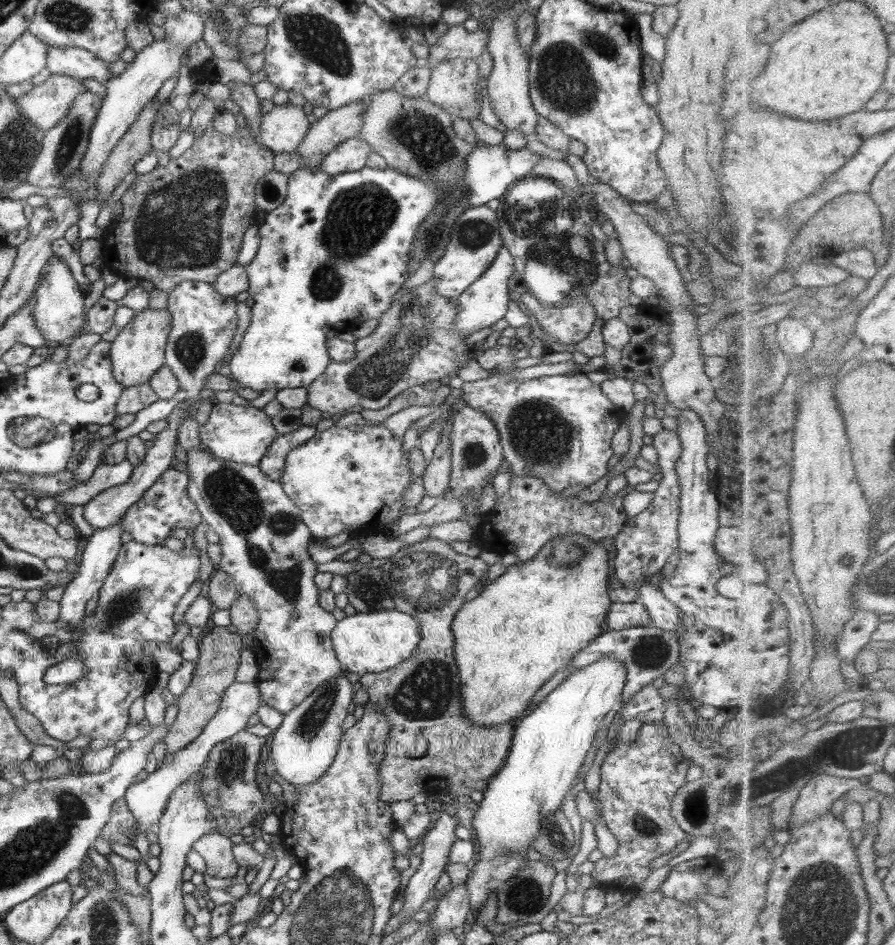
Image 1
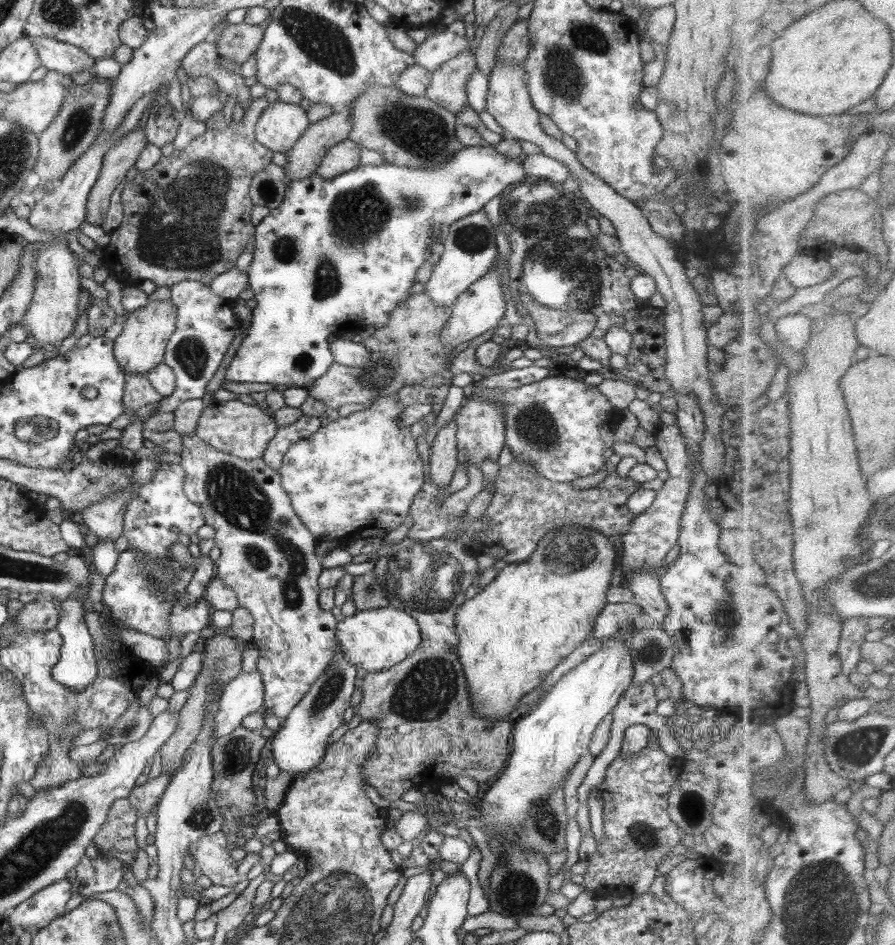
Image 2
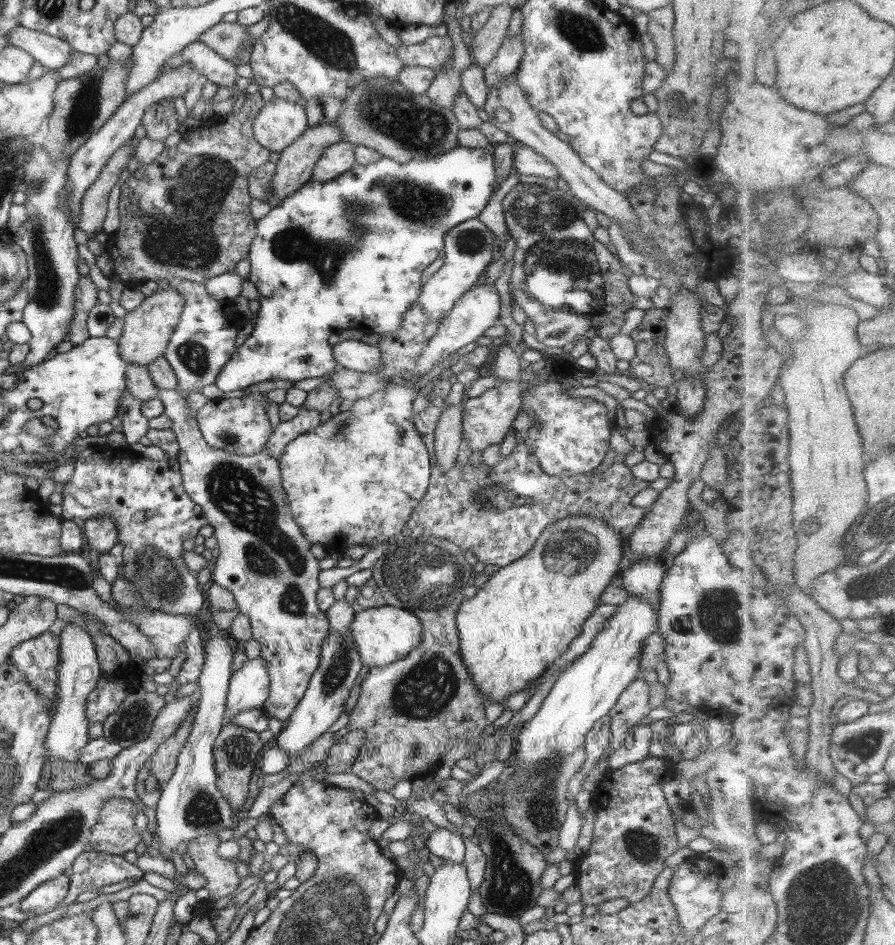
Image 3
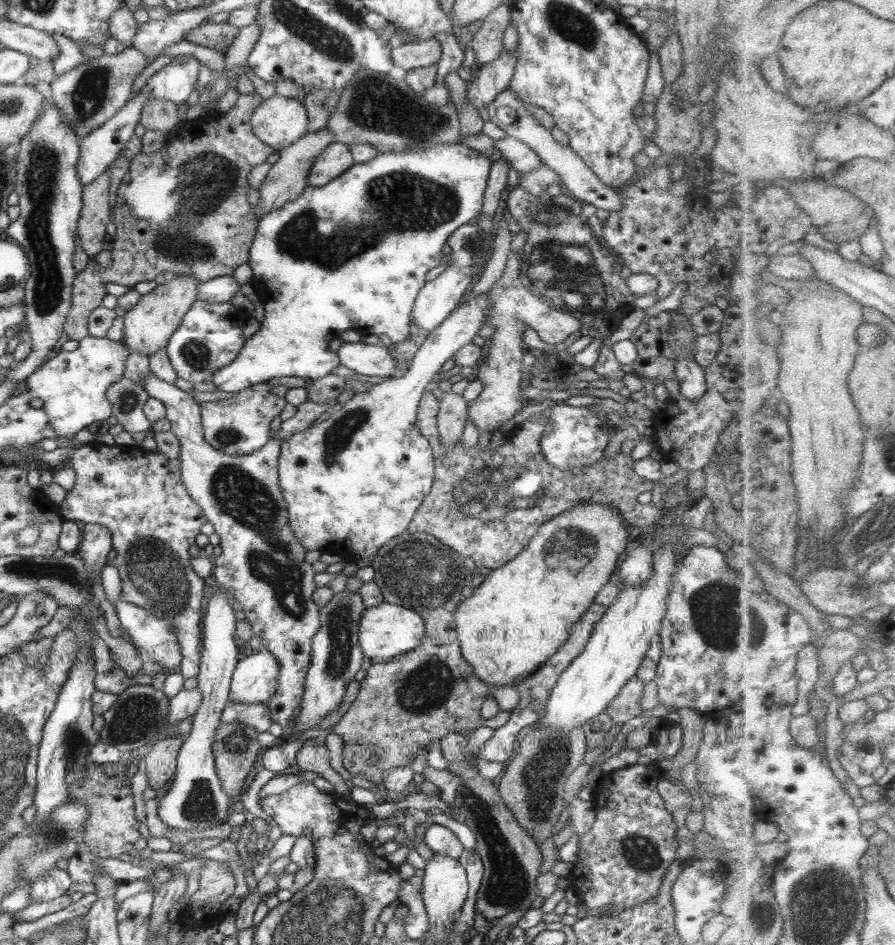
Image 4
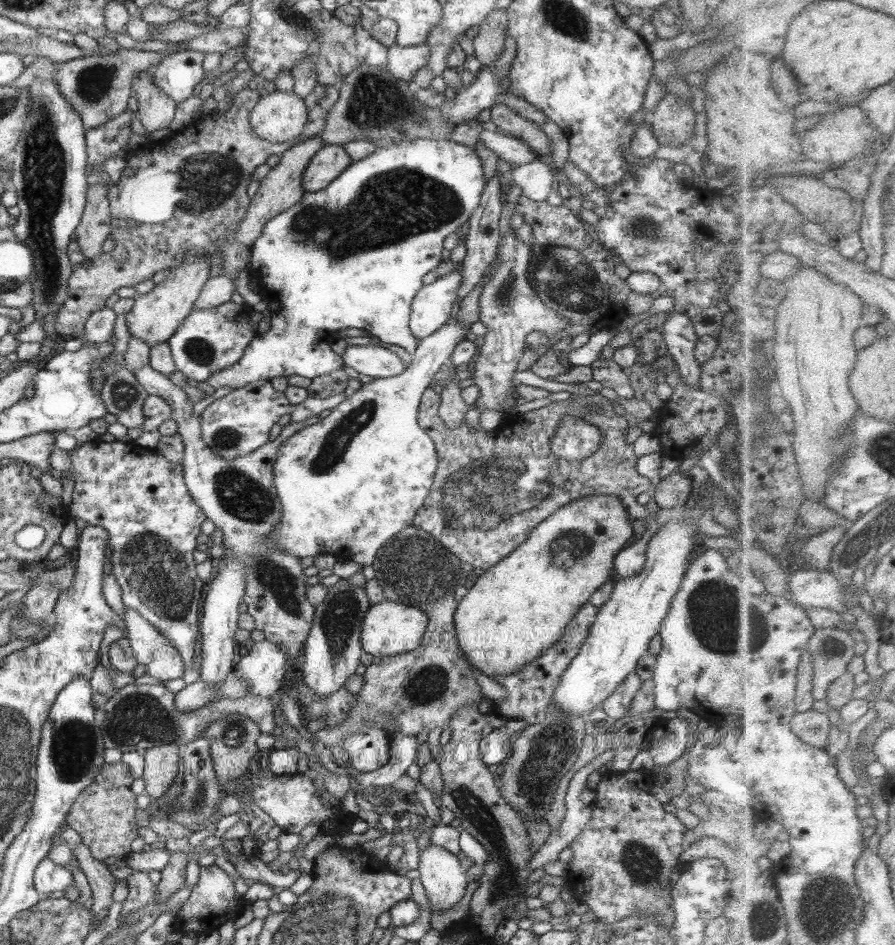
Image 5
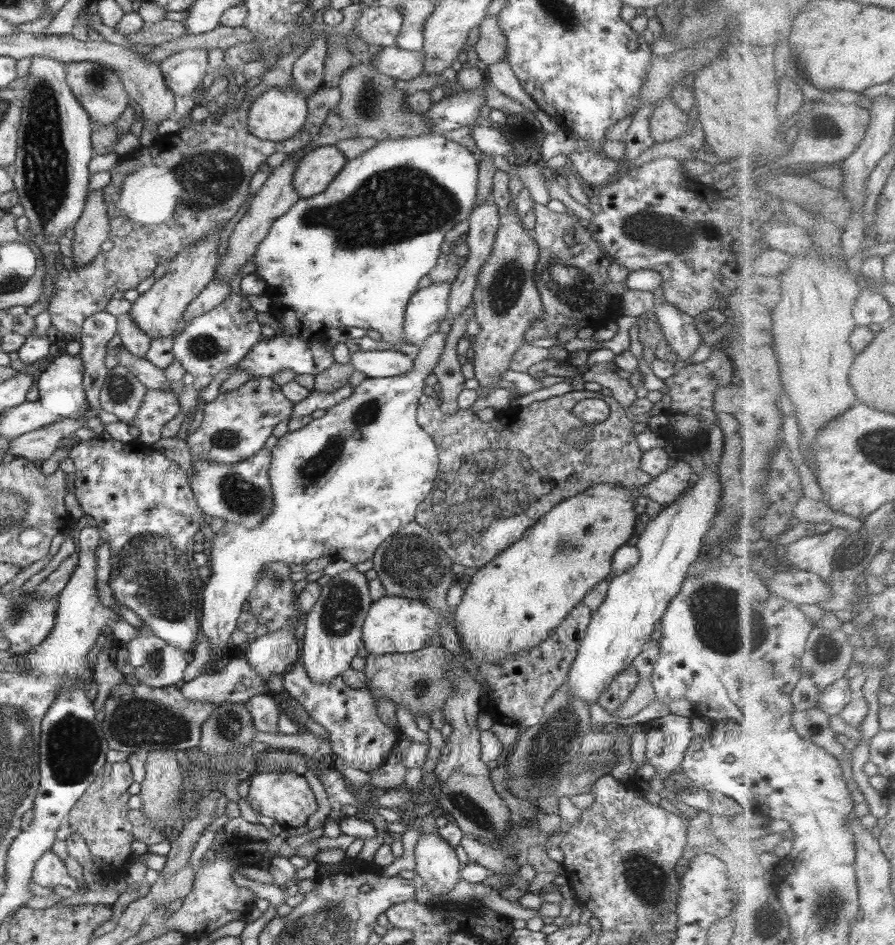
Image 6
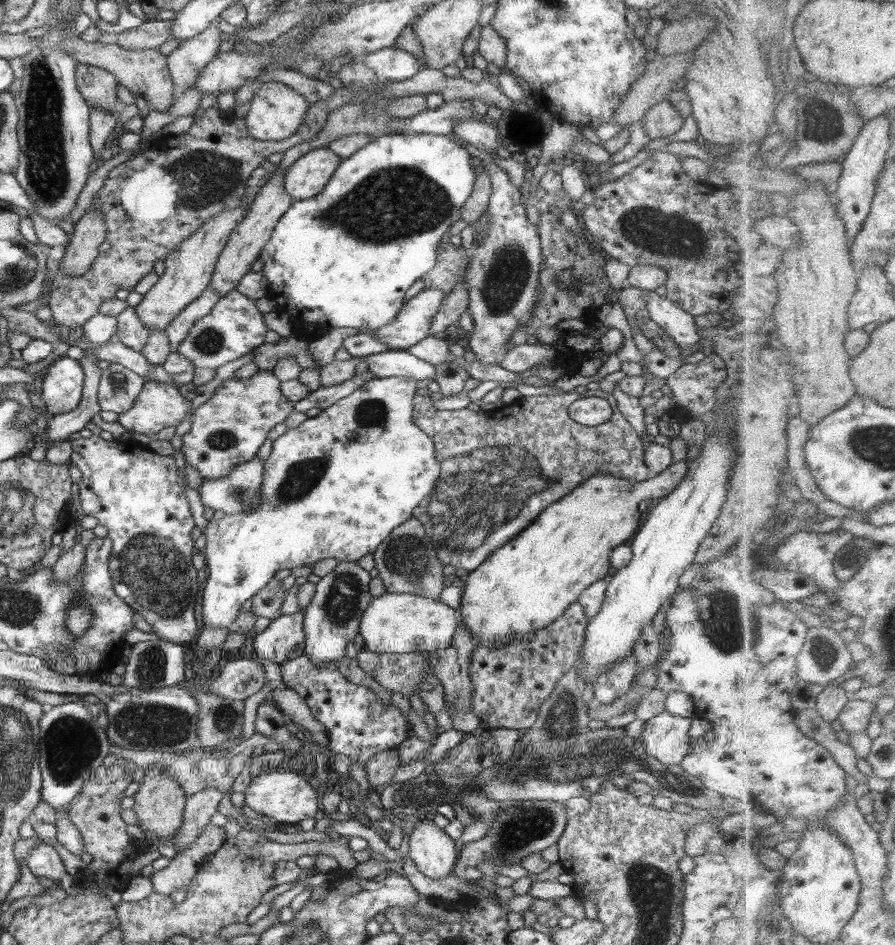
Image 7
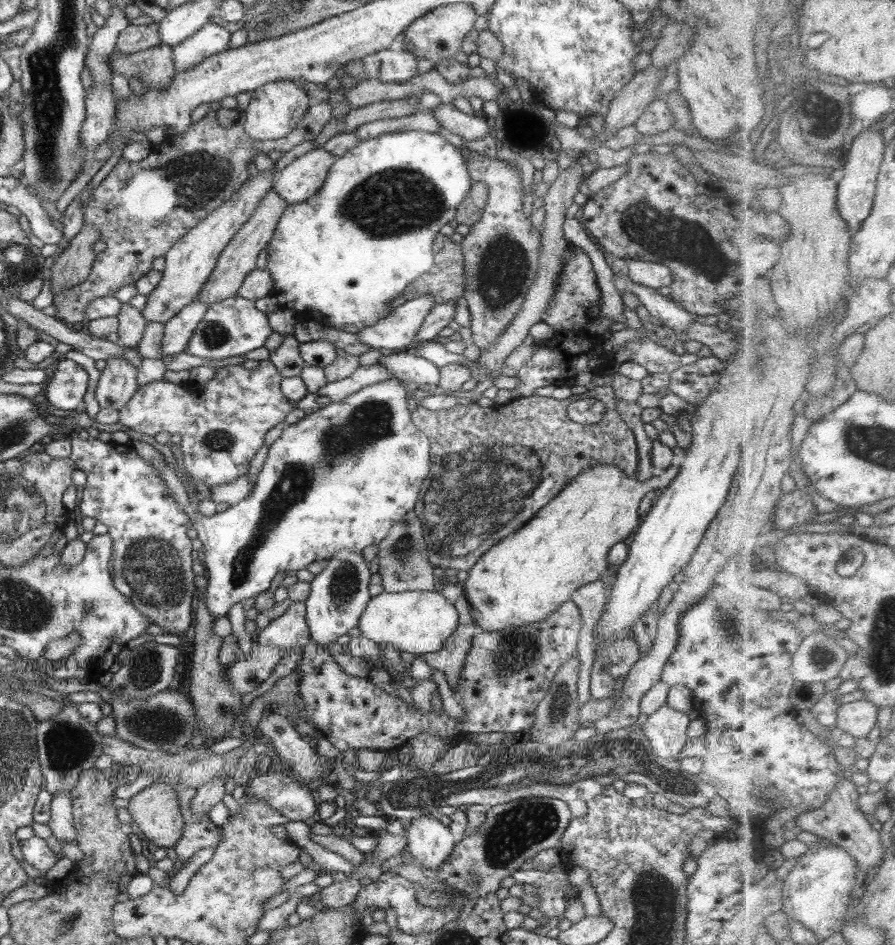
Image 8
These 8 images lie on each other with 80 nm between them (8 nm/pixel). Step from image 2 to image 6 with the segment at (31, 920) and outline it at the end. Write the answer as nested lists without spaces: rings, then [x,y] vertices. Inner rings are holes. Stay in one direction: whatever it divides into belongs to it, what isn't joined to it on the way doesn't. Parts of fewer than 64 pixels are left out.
[[[47,850],[47,853],[41,856],[35,864],[31,880],[40,884],[40,886],[48,886],[48,888],[66,886],[66,888],[71,888],[76,893],[88,891],[88,888],[81,889],[78,887],[78,881],[68,874],[64,861],[52,853],[51,850]]]

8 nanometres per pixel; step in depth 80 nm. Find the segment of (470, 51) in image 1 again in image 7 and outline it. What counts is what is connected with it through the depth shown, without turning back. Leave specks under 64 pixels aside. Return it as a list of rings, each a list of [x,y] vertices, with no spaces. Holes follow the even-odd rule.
[[[395,47],[370,53],[365,64],[382,82],[408,80],[425,68],[423,60]]]

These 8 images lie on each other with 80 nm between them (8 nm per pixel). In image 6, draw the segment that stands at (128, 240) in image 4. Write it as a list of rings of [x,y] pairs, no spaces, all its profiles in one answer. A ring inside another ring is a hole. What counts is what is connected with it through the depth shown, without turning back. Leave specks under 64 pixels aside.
[[[324,85],[314,91],[307,98],[307,121],[302,130],[292,139],[283,142],[259,140],[249,131],[247,116],[251,103],[244,99],[238,108],[224,113],[217,120],[210,115],[204,122],[191,124],[188,128],[182,127],[176,132],[167,127],[162,133],[162,148],[140,146],[133,153],[121,158],[119,166],[109,170],[110,184],[102,188],[111,224],[109,239],[114,246],[108,251],[101,250],[89,265],[81,266],[78,270],[68,270],[64,266],[59,272],[47,309],[51,316],[51,325],[62,334],[71,334],[78,338],[84,321],[94,313],[106,311],[108,301],[115,292],[136,289],[145,278],[153,276],[158,264],[167,263],[187,246],[194,246],[195,242],[210,234],[217,226],[226,224],[238,214],[244,200],[248,200],[249,183],[254,174],[260,172],[258,166],[265,164],[274,153],[290,155],[306,147],[318,134],[328,113],[338,104],[341,94],[337,87],[327,88]]]

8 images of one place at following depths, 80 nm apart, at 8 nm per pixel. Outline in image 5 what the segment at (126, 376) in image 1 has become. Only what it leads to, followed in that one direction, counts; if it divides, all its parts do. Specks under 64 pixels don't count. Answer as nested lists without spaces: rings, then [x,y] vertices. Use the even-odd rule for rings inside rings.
[[[210,256],[189,257],[182,264],[168,270],[166,278],[156,284],[148,295],[137,295],[134,306],[126,313],[126,324],[131,336],[143,340],[148,346],[167,342],[193,311],[196,299],[210,278]]]

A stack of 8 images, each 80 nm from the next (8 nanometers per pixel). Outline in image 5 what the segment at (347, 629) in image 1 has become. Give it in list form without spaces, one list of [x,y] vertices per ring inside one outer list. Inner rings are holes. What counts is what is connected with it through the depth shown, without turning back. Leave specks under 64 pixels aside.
[[[383,600],[371,605],[364,615],[361,626],[360,645],[364,652],[375,658],[394,657],[402,653],[413,651],[421,645],[428,630],[428,616],[417,606],[408,606],[390,600]]]

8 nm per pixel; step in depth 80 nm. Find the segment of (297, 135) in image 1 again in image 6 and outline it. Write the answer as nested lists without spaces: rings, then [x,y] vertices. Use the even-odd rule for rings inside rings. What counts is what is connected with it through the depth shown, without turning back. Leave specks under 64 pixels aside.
[[[270,88],[251,103],[249,131],[259,140],[283,142],[298,134],[307,121],[307,99],[298,91]]]

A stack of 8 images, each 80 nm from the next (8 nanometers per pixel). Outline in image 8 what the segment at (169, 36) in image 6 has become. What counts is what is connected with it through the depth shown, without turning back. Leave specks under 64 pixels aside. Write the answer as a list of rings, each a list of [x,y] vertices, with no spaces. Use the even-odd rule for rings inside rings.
[[[156,23],[146,24],[146,26],[130,24],[120,32],[116,50],[120,54],[128,56],[128,54],[136,54],[162,44],[162,40],[158,38],[158,26],[156,26]]]

